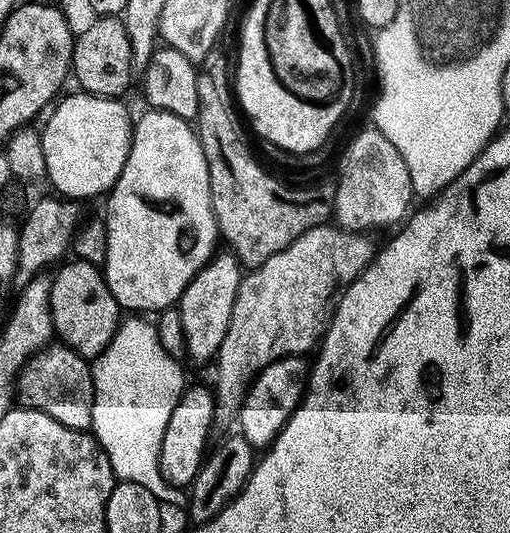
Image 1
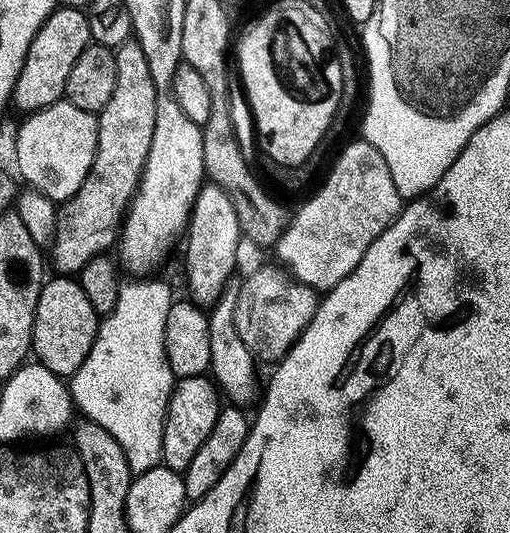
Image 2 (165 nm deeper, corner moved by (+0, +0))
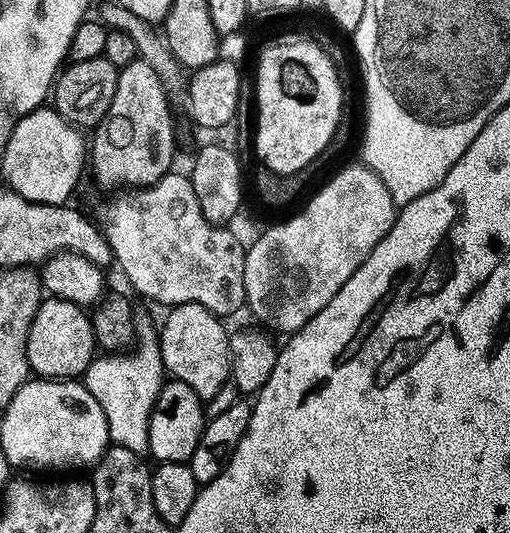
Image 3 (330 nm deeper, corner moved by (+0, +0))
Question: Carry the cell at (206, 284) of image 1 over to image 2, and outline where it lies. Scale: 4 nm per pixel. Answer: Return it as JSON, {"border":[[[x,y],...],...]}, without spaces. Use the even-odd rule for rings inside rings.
{"border":[[[211,182],[205,183],[196,195],[192,212],[188,215],[187,236],[188,245],[184,248],[184,272],[188,275],[187,295],[201,306],[211,306],[225,295],[227,288],[224,287],[236,268],[236,255],[240,252],[242,241],[238,214],[226,190]]]}

